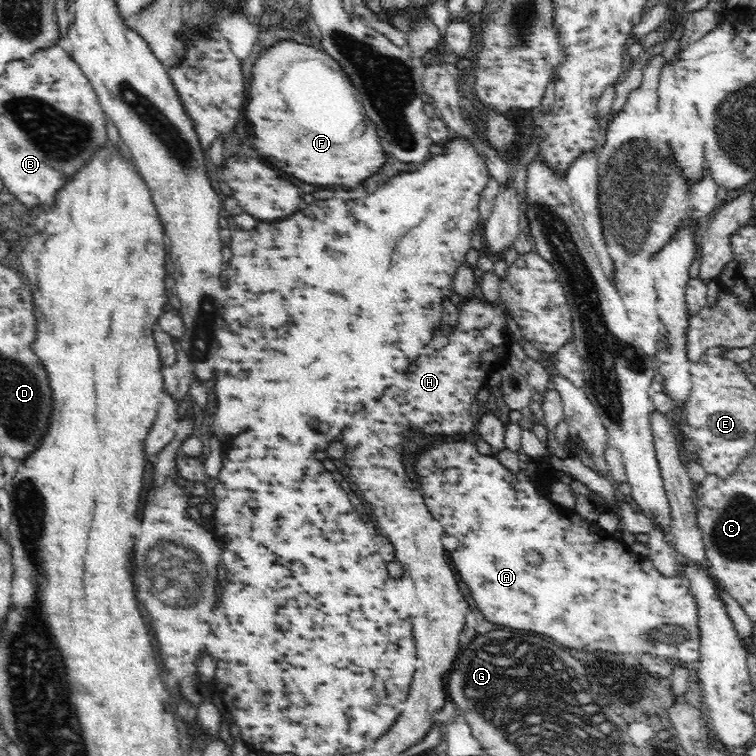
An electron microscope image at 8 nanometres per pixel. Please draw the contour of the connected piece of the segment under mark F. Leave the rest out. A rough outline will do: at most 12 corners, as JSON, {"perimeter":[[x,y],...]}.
{"perimeter":[[322,50],[256,58],[254,148],[306,184],[359,185],[386,152]]}

